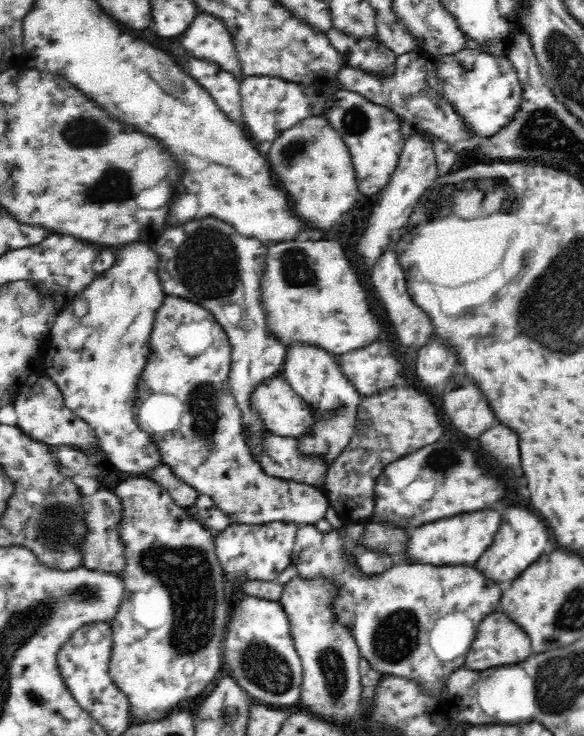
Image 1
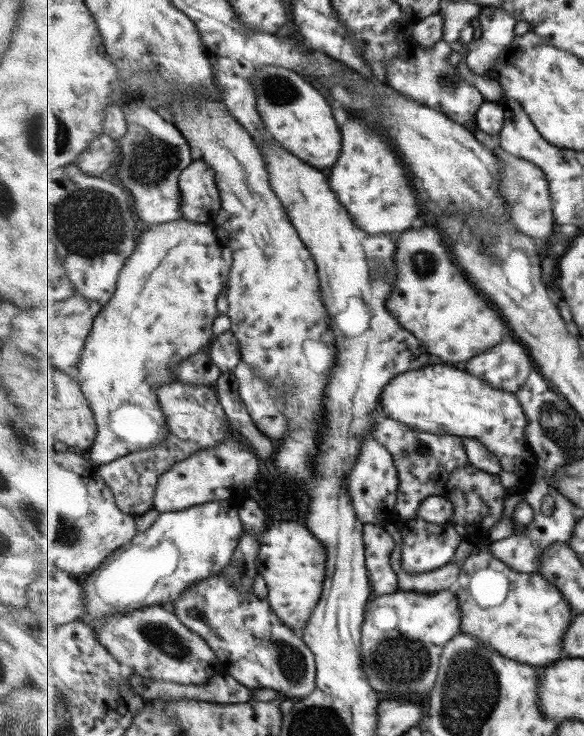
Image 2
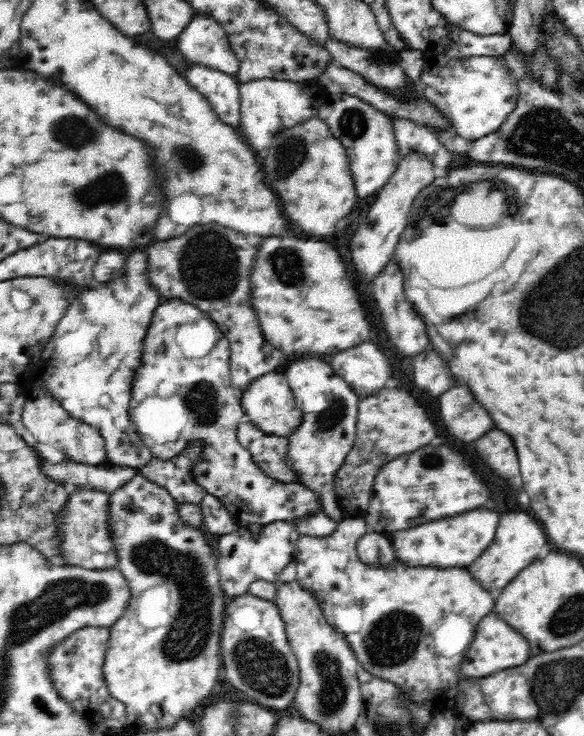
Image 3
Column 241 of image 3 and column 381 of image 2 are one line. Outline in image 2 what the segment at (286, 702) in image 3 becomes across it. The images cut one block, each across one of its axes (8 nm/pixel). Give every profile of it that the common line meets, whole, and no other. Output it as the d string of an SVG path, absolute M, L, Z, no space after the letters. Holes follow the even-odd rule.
M455 588L437 591L437 593L433 594L399 590L393 594L375 596L373 602L369 602L369 606L367 606L367 618L364 626L362 627L363 662L365 665L365 673L367 673L367 677L369 677L371 685L373 685L373 689L375 689L384 698L393 699L407 698L408 700L411 700L413 698L420 698L419 694L423 694L423 692L428 692L428 694L430 694L438 679L438 672L444 648L450 641L453 641L453 638L455 638L456 635L459 635L460 633L461 601L459 601L459 595L457 595Z

